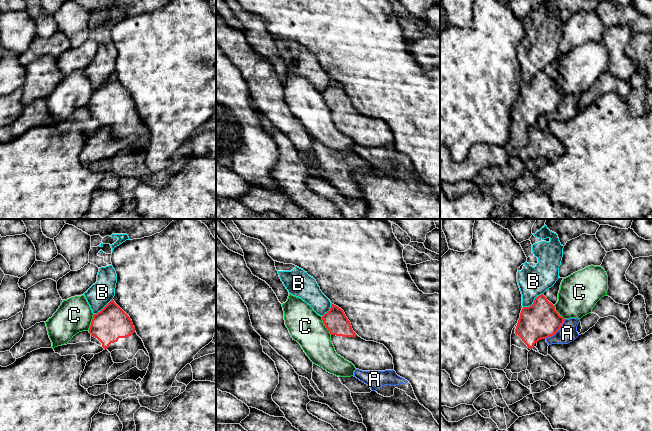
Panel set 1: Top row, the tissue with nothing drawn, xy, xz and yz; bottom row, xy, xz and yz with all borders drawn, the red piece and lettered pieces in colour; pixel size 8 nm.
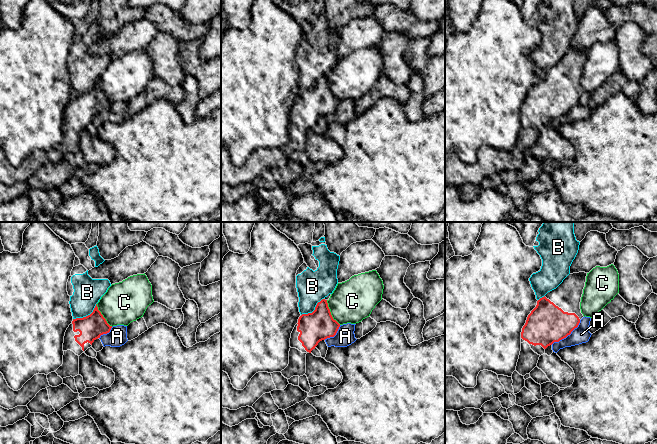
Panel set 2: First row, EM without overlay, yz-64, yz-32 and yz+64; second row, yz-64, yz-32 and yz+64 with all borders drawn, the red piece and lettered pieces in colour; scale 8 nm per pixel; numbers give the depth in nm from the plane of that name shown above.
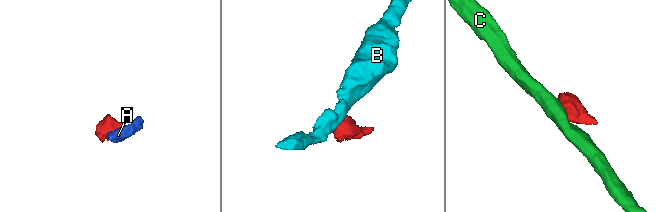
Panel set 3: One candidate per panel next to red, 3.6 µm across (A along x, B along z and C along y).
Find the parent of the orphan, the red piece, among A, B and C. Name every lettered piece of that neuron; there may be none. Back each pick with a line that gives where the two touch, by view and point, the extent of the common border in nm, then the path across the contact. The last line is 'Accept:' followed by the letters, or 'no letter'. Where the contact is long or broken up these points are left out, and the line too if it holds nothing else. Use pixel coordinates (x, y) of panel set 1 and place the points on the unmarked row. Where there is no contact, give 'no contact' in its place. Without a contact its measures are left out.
Accept: no letter

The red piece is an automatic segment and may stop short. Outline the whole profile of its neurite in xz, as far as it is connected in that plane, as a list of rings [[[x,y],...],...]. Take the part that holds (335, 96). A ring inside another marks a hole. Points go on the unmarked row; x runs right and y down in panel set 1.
[[[331,79],[330,86],[322,92],[331,110],[331,118],[338,131],[362,147],[393,146],[393,133],[380,119],[366,117],[352,105],[344,87]]]

